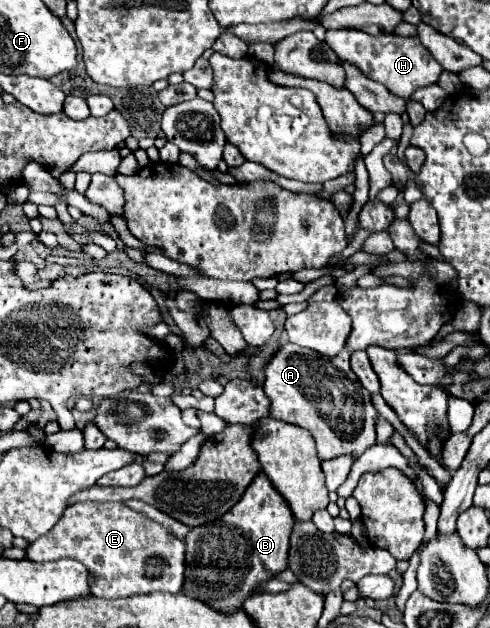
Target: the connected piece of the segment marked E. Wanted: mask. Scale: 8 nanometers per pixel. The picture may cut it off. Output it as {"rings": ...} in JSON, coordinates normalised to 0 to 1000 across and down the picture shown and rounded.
{"rings":[[[159,799],[139,806],[106,847],[61,866],[57,889],[69,895],[151,889],[176,898],[184,908],[188,949],[216,955],[269,949],[278,943],[367,943],[376,930],[376,863],[343,847],[331,834],[306,828],[298,818],[265,812],[249,799]]]}

